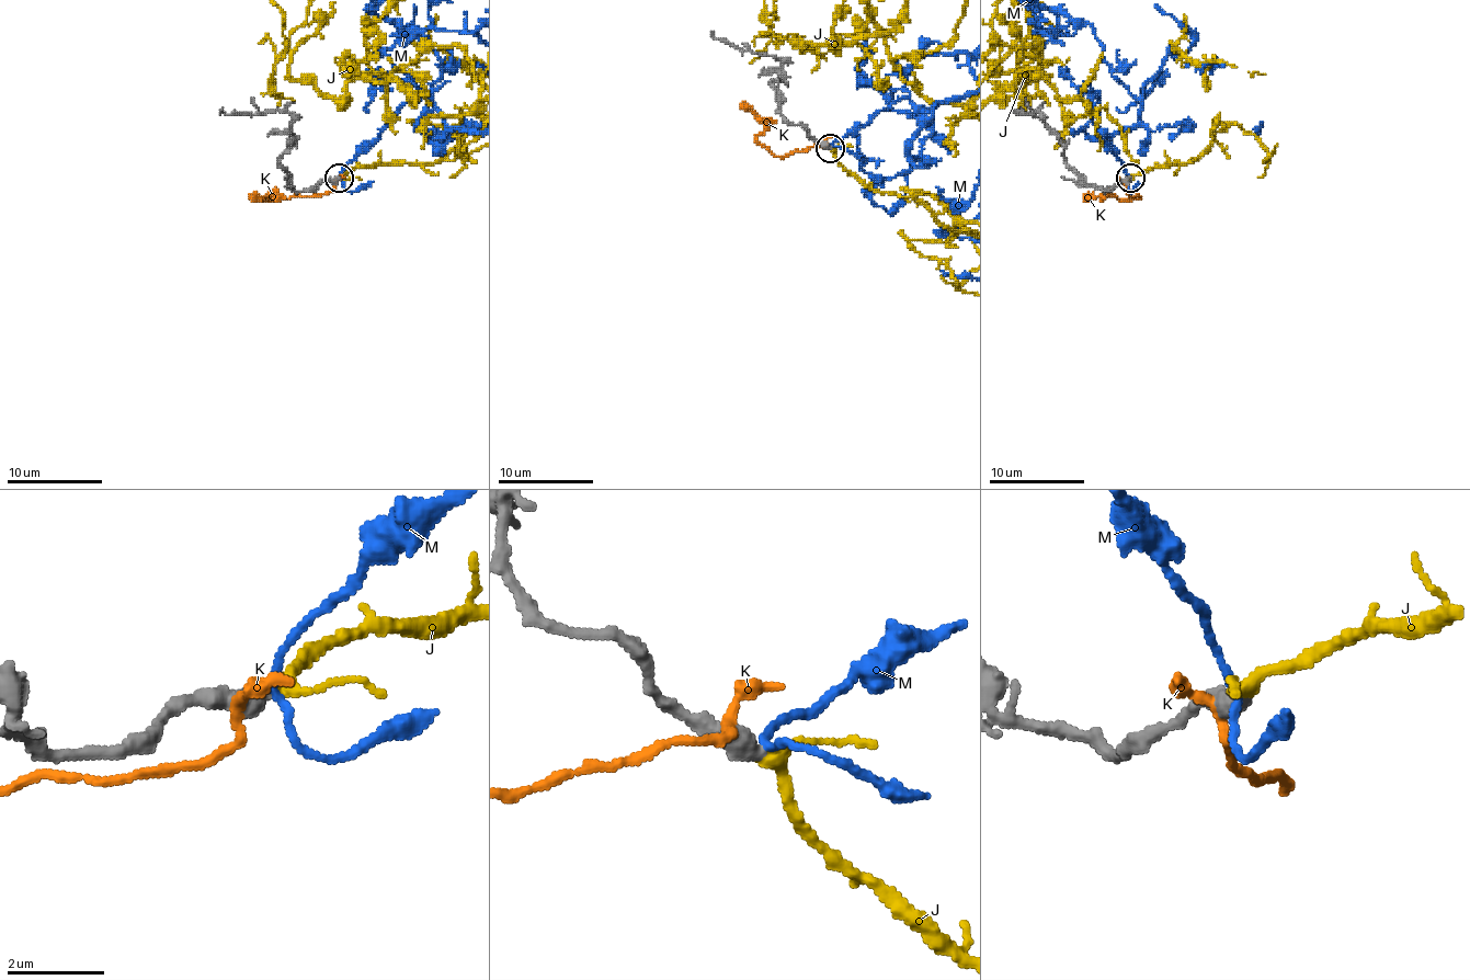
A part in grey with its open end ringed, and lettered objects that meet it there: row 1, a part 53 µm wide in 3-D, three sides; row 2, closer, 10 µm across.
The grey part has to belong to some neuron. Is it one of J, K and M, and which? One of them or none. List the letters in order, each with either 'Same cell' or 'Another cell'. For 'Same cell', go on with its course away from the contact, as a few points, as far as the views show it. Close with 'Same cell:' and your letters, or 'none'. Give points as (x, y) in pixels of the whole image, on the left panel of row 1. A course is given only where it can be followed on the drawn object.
J: Same cell
K: Another cell
M: Another cell
Same cell: J

